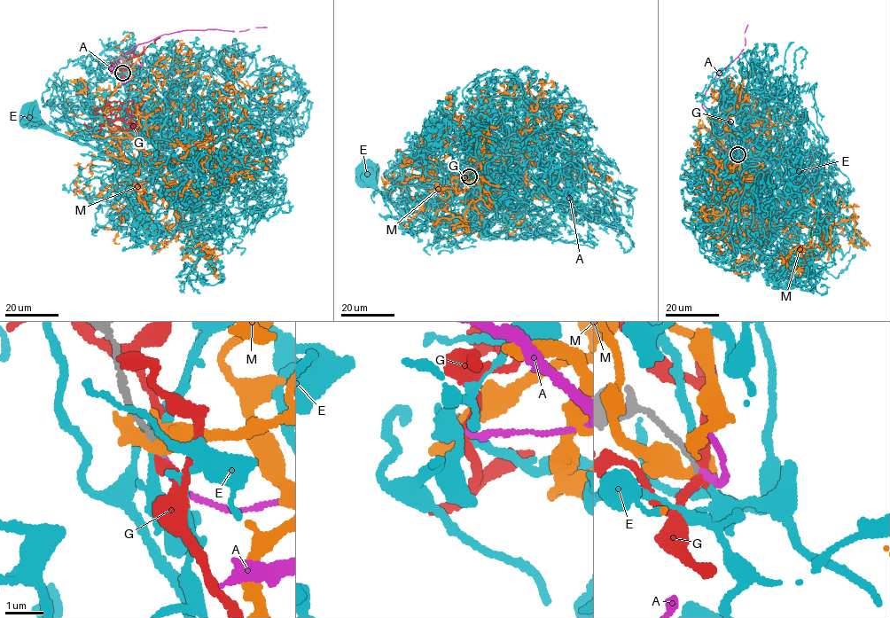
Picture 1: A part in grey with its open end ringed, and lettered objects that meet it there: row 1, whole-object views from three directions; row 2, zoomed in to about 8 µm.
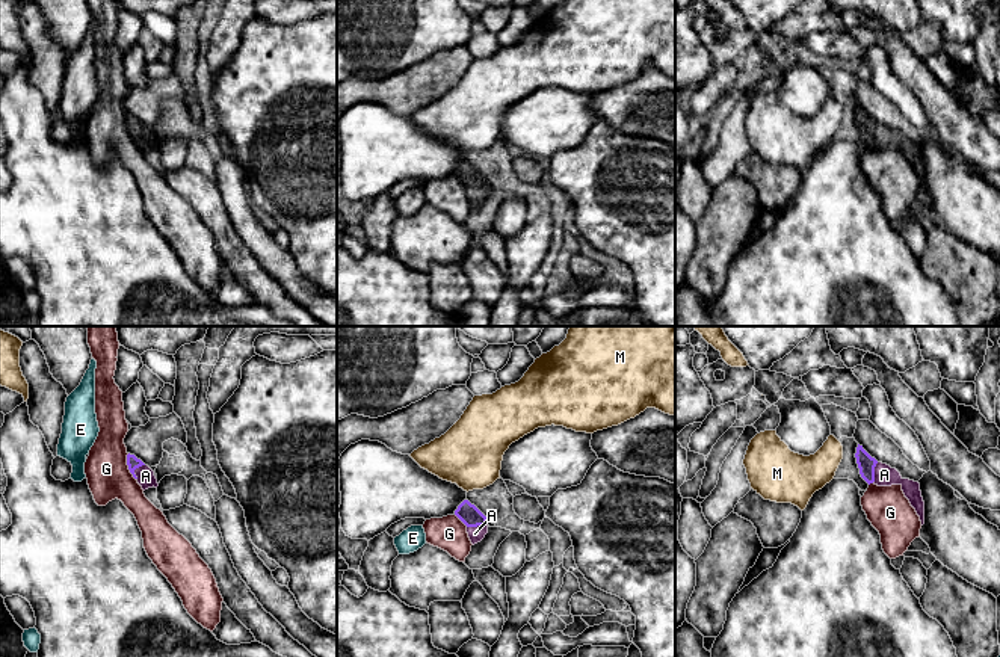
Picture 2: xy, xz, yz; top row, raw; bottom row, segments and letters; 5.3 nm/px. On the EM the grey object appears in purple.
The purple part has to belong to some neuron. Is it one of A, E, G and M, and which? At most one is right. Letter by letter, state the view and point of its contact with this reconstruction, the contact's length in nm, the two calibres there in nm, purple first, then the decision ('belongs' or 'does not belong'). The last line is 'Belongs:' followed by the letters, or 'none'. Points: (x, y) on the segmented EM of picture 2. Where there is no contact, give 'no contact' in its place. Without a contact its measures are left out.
A: xz (476, 526) | 110 nm | 110/80 nm | belongs
E: no contact | does not belong
G: xy (129, 467) | 150 nm | 70/220 nm | does not belong
M: no contact | does not belong
Belongs: A

